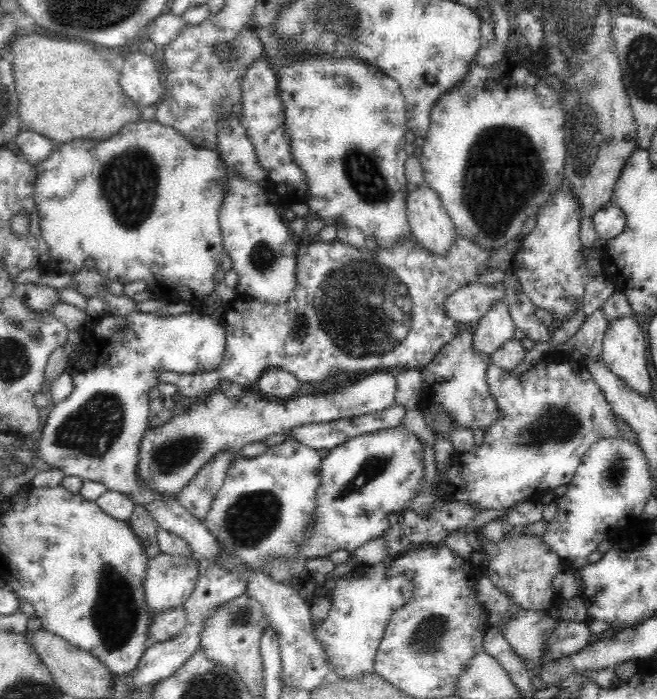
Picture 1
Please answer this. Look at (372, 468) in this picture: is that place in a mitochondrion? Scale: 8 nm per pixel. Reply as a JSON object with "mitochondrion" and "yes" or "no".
{"mitochondrion":"yes"}

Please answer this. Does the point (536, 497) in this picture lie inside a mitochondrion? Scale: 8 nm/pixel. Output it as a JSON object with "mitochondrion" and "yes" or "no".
{"mitochondrion":"no"}

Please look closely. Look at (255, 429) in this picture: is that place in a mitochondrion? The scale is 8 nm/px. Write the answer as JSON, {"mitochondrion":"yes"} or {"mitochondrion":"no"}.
{"mitochondrion":"no"}

